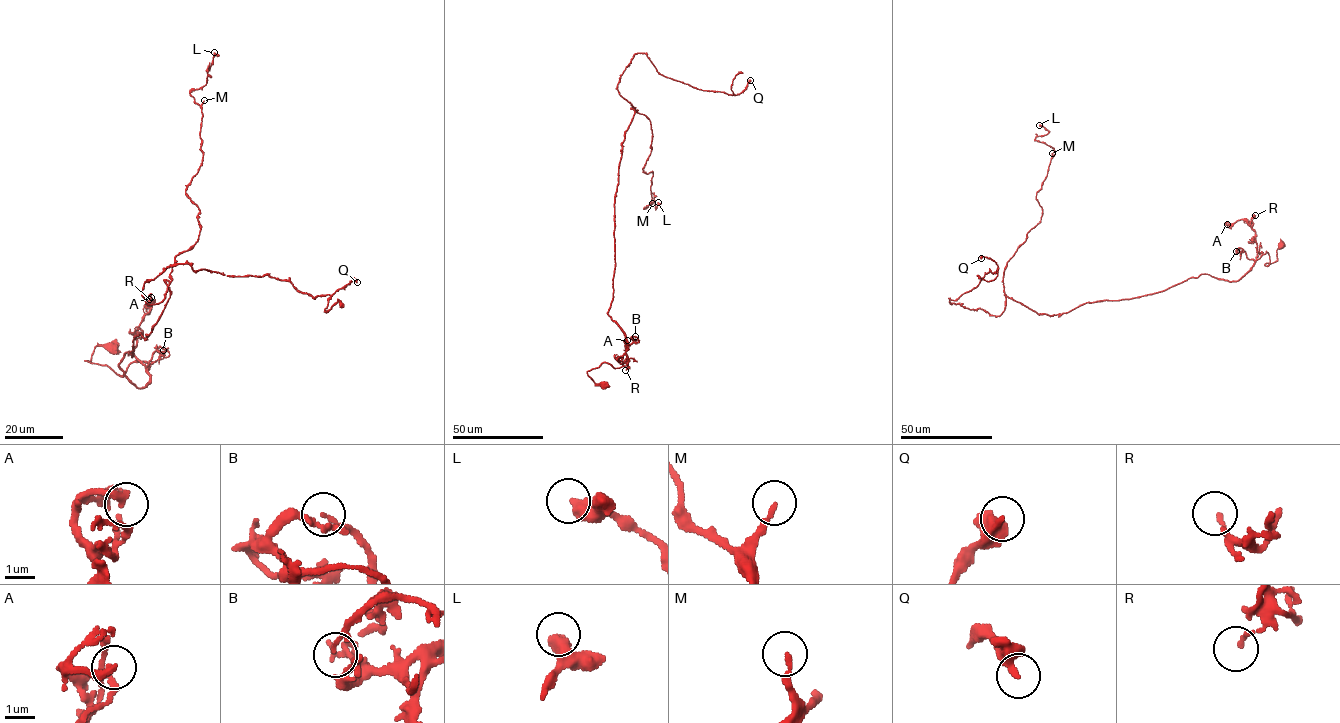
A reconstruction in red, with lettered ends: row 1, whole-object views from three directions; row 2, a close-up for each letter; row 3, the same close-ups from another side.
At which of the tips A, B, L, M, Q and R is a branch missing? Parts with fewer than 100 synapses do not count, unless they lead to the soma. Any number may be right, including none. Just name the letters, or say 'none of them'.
none of them

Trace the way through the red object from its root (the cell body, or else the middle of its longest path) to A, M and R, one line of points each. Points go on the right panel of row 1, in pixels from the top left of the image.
A: (1281, 246), (1277, 260), (1267, 266), (1266, 251), (1256, 259), (1256, 233), (1246, 219), (1227, 224)
M: (1281, 246), (1237, 281), (1202, 274), (1038, 314), (1006, 297), (1003, 276), (1040, 222), (1052, 153)
R: (1281, 246), (1274, 262), (1265, 265), (1270, 263), (1266, 251), (1256, 259), (1256, 233), (1251, 219), (1255, 215)

